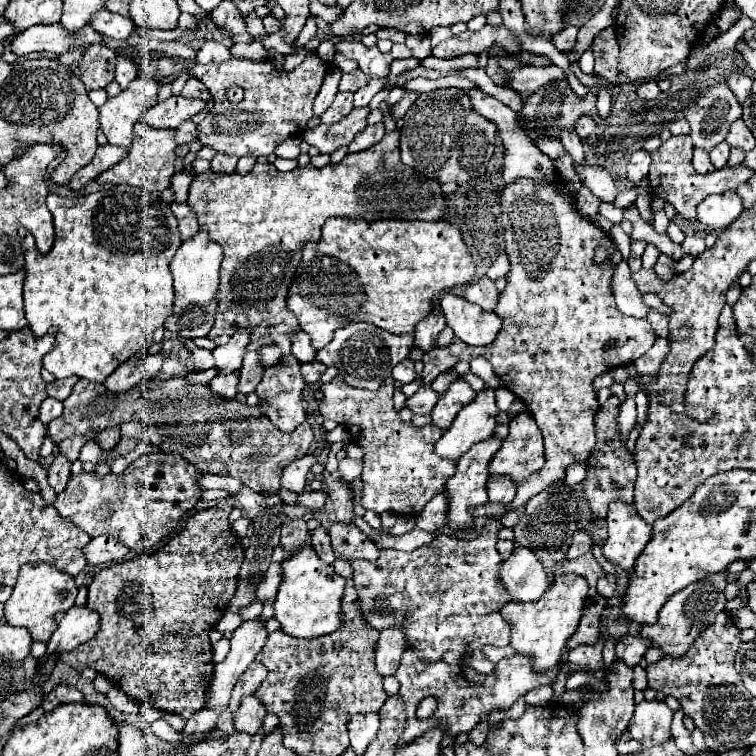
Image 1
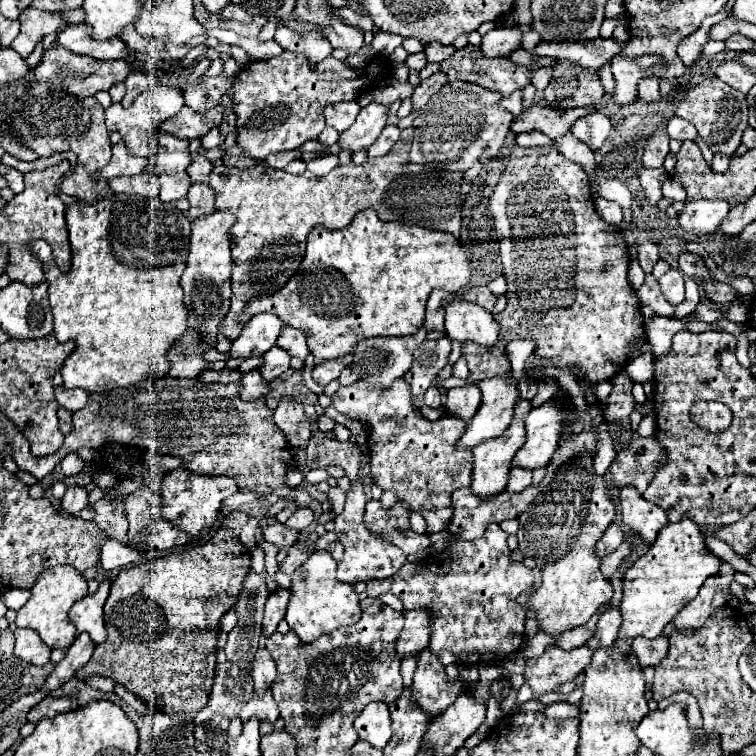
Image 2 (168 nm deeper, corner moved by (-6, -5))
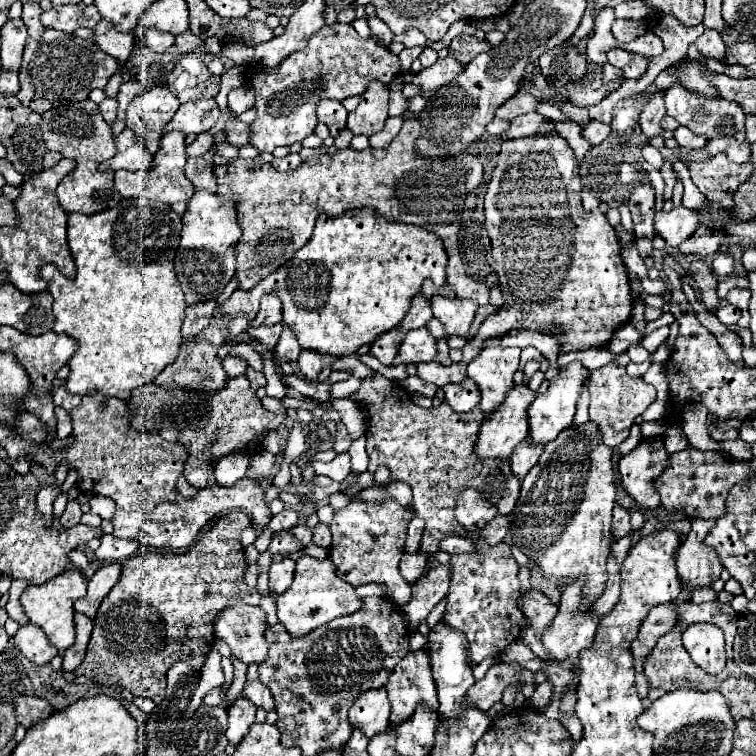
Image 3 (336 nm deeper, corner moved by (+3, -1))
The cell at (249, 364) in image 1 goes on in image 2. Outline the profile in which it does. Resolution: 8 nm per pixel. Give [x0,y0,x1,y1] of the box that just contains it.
[260,346,290,382]

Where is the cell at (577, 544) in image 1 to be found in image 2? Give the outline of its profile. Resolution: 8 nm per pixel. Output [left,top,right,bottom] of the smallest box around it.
[596,524,624,556]

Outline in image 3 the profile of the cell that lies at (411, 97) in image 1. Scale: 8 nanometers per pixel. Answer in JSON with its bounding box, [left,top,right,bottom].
[411,56,463,92]

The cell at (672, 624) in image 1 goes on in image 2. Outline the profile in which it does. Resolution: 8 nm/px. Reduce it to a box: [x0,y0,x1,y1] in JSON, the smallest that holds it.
[674,564,734,630]

